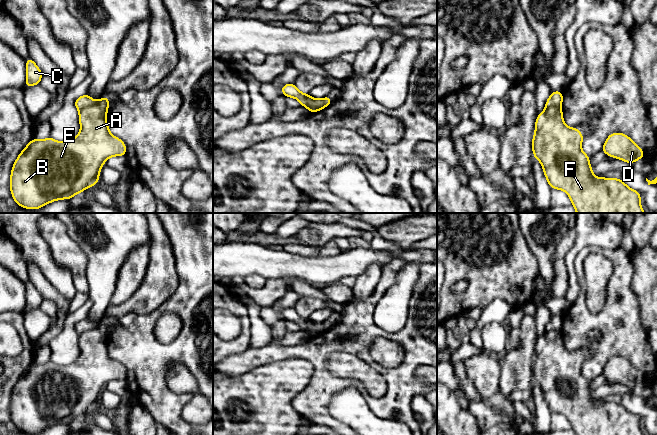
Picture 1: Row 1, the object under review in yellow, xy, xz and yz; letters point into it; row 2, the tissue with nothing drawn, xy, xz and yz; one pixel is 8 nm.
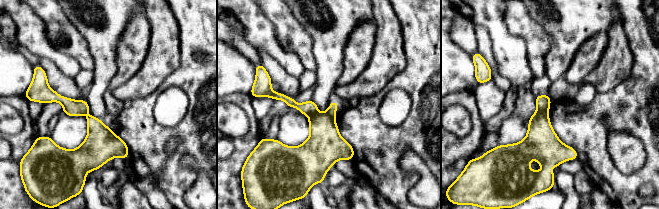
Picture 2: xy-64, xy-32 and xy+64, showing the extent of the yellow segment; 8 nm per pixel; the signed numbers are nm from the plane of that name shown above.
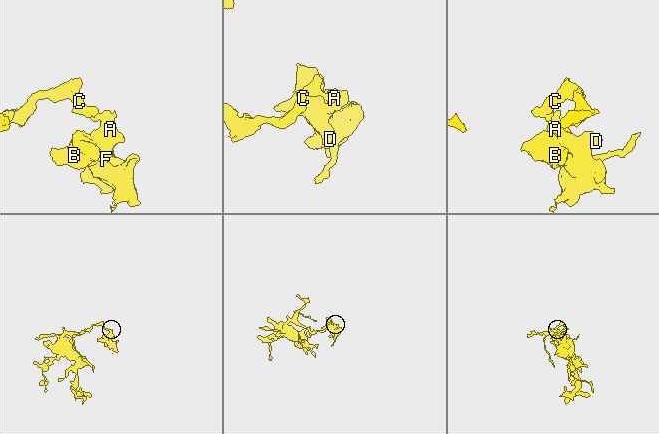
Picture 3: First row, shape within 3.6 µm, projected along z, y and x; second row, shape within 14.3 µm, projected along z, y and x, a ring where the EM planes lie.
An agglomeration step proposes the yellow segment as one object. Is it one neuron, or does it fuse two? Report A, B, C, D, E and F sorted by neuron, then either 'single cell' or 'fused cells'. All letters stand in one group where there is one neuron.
A B D E F / C; fused cells

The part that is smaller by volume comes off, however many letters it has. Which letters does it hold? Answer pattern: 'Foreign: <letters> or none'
Foreign: A, B, D, E, F

